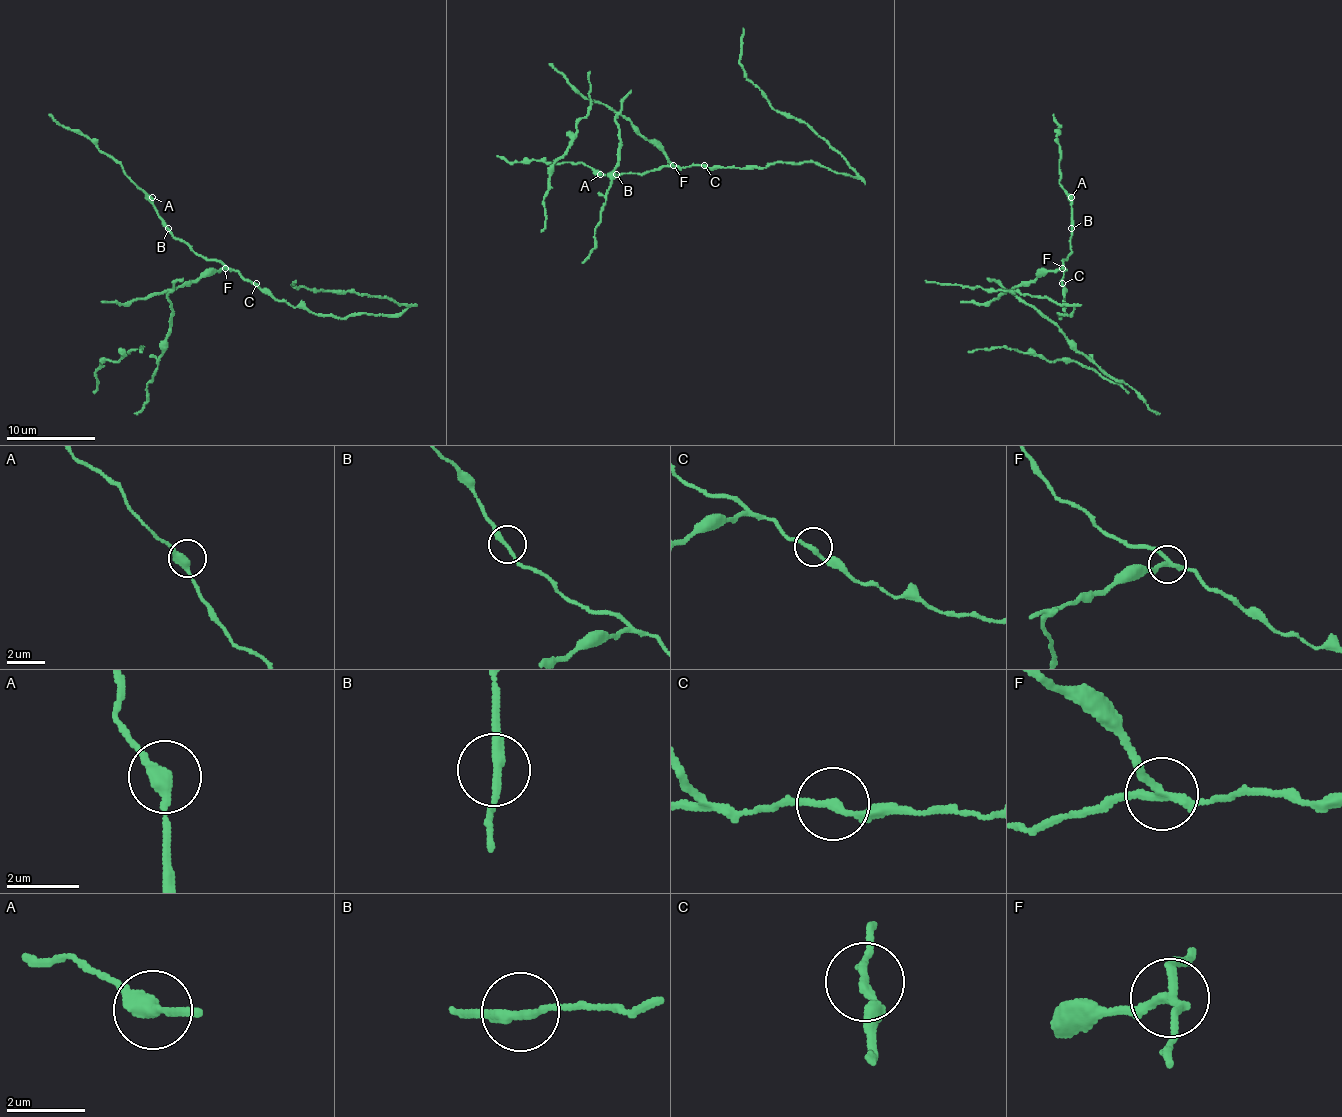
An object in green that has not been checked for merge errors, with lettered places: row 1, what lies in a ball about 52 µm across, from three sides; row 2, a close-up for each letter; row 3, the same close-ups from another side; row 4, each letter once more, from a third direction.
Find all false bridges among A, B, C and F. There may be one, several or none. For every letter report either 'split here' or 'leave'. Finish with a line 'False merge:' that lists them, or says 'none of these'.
A: leave
B: leave
C: leave
F: split here
False merge: F

